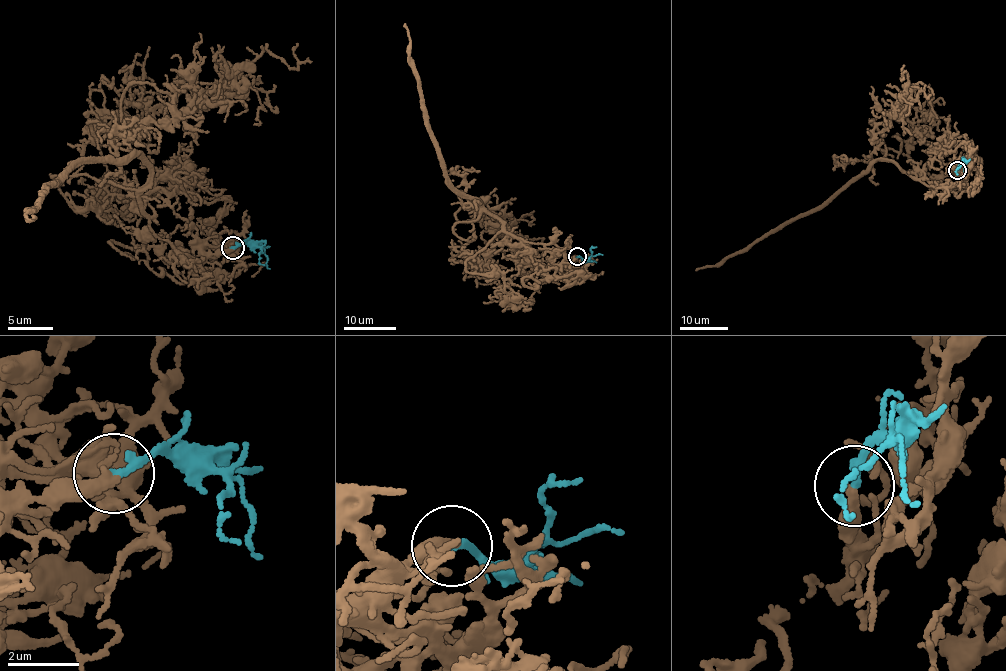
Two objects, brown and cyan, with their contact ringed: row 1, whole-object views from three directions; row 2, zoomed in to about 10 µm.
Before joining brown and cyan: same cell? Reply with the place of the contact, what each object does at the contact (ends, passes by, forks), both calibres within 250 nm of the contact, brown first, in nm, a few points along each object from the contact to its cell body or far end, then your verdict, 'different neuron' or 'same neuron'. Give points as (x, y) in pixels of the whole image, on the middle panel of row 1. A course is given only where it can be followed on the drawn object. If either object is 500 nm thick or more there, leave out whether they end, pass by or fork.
at (577, 256); brown ends there; cyan ends there; 360 nm thick on the brown side, 220 nm on the other; brown runs (576, 256), (566, 259), (563, 253), (504, 230), (478, 200), (448, 188), (405, 24); cyan runs (577, 256), (585, 259), (591, 255), (590, 248), (597, 247); different neuron

